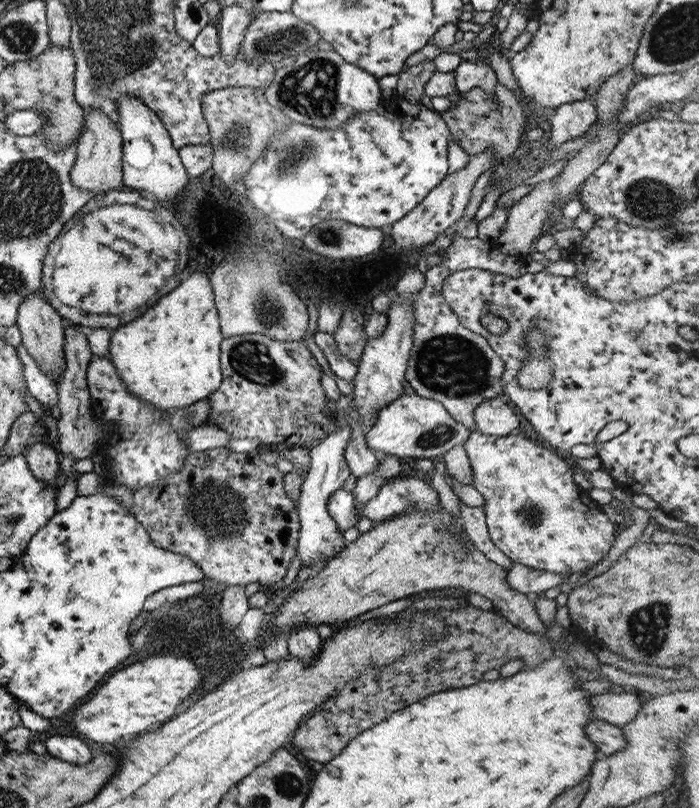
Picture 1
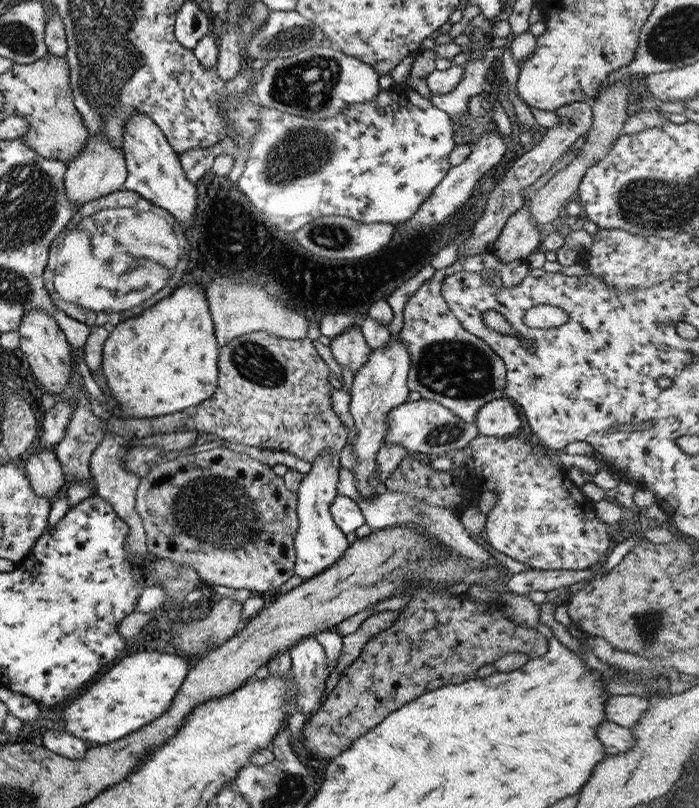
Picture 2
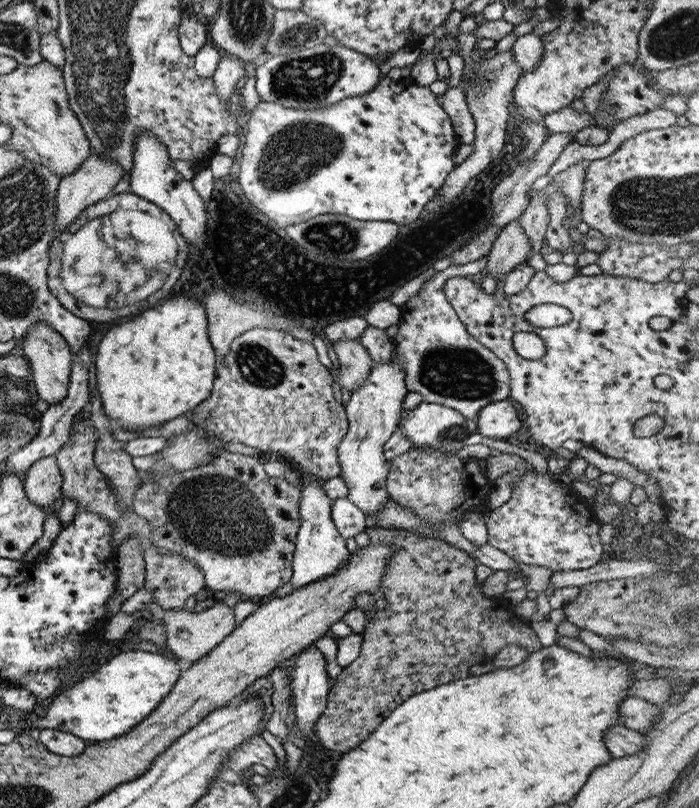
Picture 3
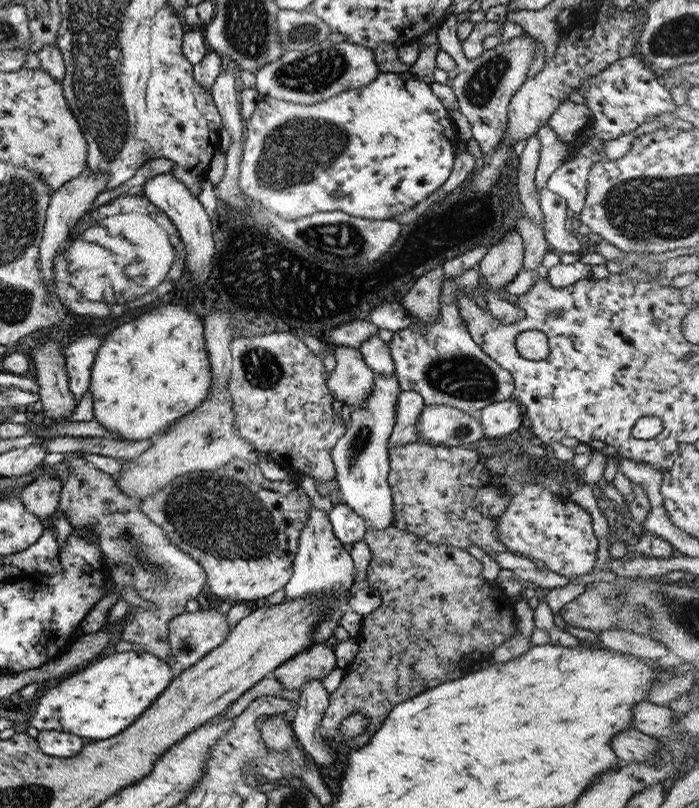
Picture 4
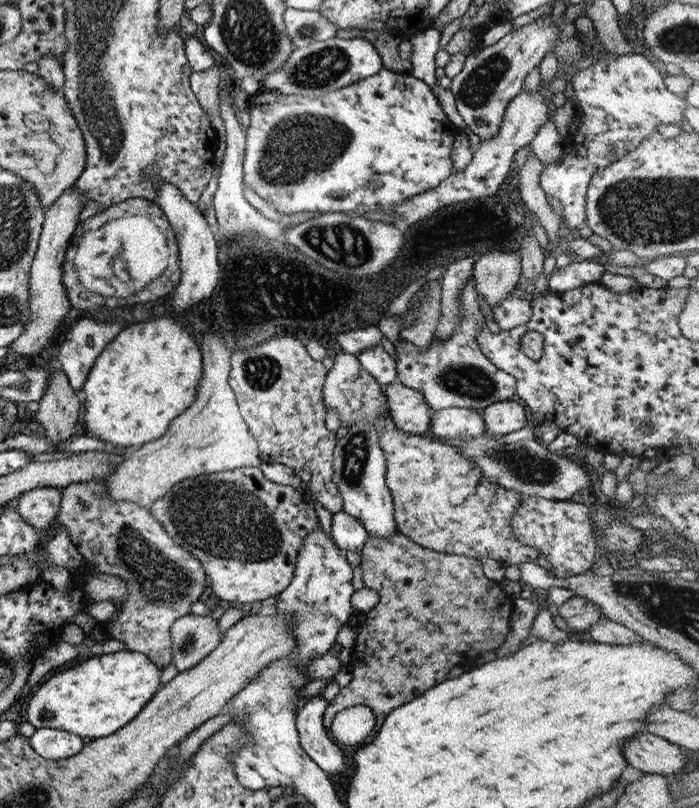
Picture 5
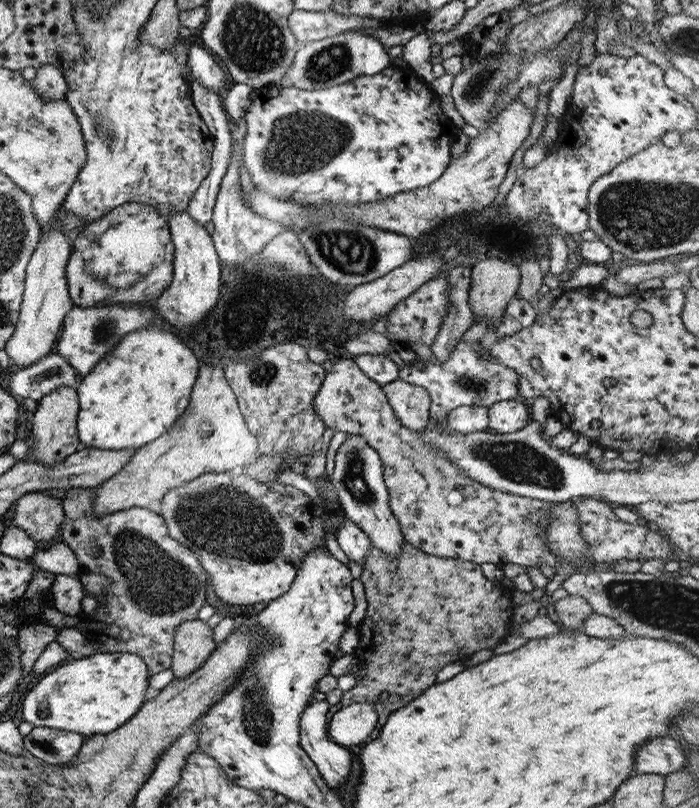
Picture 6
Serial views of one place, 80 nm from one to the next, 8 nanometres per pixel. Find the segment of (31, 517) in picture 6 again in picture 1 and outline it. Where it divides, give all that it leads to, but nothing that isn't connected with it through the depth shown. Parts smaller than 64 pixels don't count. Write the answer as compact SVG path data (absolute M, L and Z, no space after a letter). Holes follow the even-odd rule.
M34 442L24 454L28 469L47 485L55 484L57 476L62 476L59 459L57 450L45 443Z

